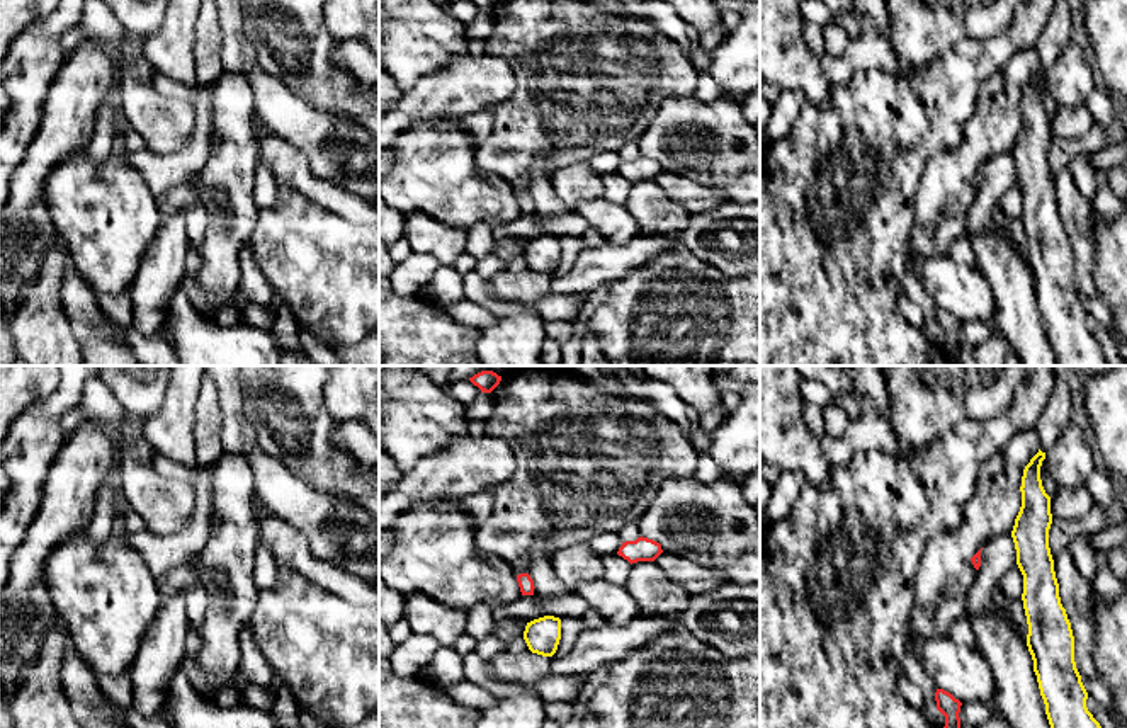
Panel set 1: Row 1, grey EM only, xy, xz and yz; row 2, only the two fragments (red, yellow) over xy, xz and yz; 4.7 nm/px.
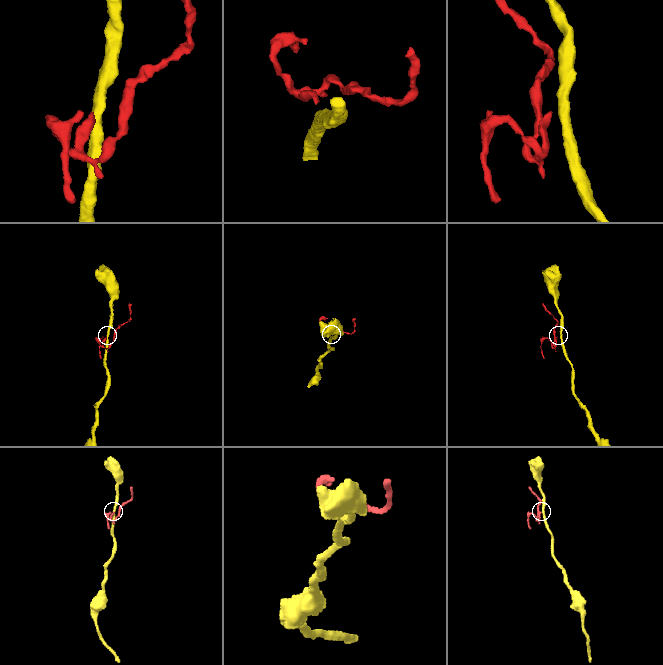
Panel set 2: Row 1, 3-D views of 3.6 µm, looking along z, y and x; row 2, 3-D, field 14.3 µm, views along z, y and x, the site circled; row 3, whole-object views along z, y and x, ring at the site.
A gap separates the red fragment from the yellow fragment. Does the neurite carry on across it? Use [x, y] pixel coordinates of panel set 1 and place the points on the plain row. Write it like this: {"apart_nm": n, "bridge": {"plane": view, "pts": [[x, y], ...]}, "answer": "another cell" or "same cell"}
{"apart_nm": 120, "bridge": {"plane": "xz", "pts": [[532, 213], [539, 237]]}, "answer": "another cell"}

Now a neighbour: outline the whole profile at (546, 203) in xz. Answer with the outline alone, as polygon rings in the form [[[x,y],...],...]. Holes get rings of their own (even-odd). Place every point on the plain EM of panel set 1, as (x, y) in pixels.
[[[537,160],[532,172],[534,182],[529,189],[530,197],[534,199],[534,214],[542,221],[571,213],[566,204],[563,204],[551,182],[546,177],[546,165],[542,160]]]

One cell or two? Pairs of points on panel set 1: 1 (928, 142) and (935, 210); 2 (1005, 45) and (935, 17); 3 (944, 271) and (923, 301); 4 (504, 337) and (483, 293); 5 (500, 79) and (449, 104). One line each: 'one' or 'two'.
1: two
2: two
3: two
4: one
5: one

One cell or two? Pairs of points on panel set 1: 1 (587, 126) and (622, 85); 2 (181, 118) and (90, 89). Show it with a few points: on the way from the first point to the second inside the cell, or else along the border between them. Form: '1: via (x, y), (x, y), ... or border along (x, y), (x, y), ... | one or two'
1: via (592, 116), (612, 96) | one
2: border along (116, 55), (116, 80), (113, 84) | two

